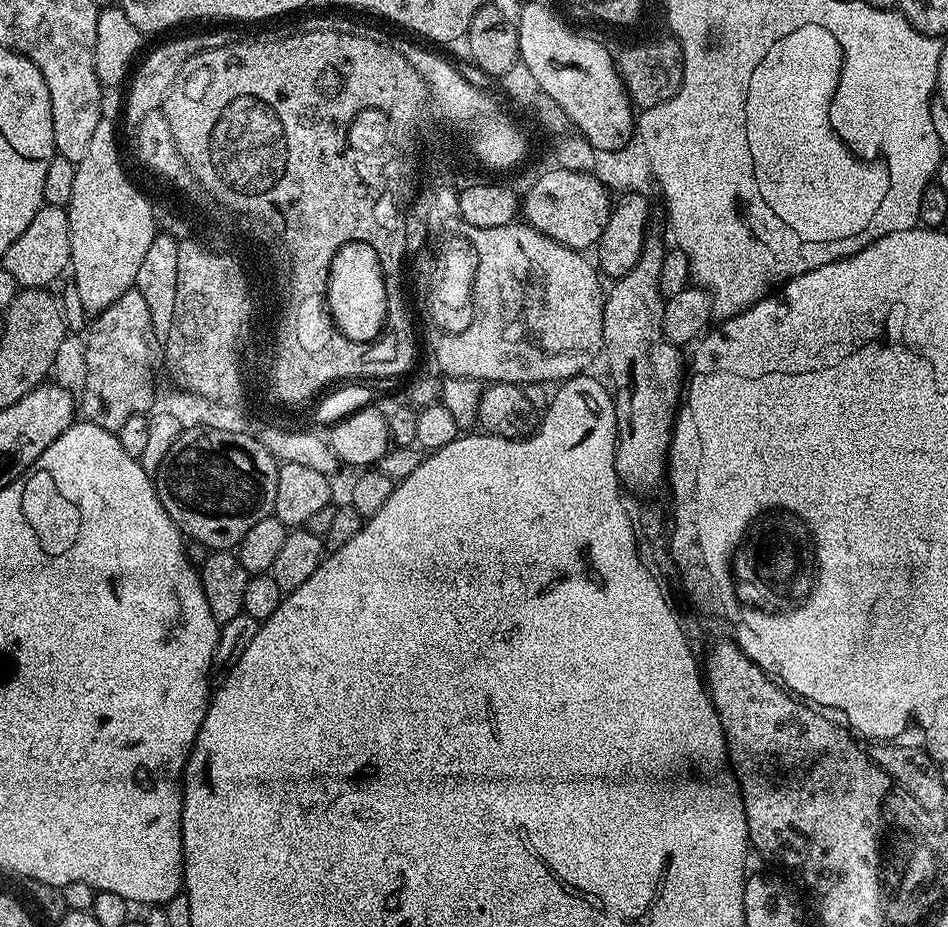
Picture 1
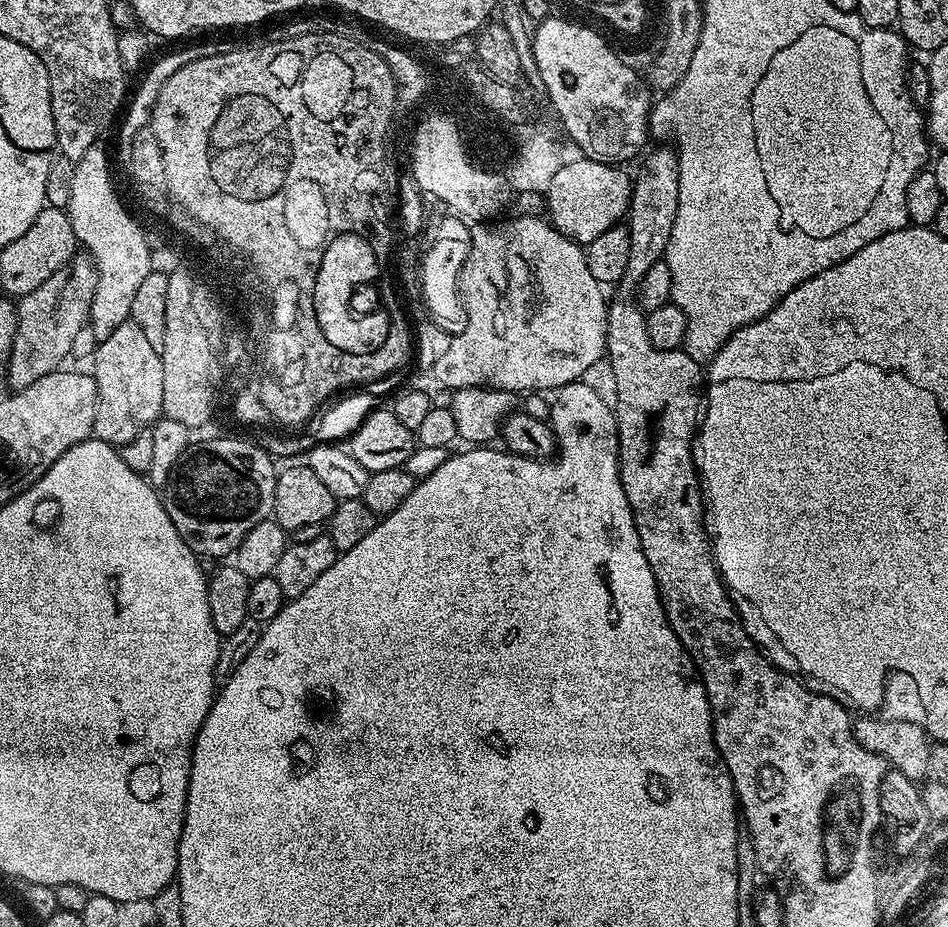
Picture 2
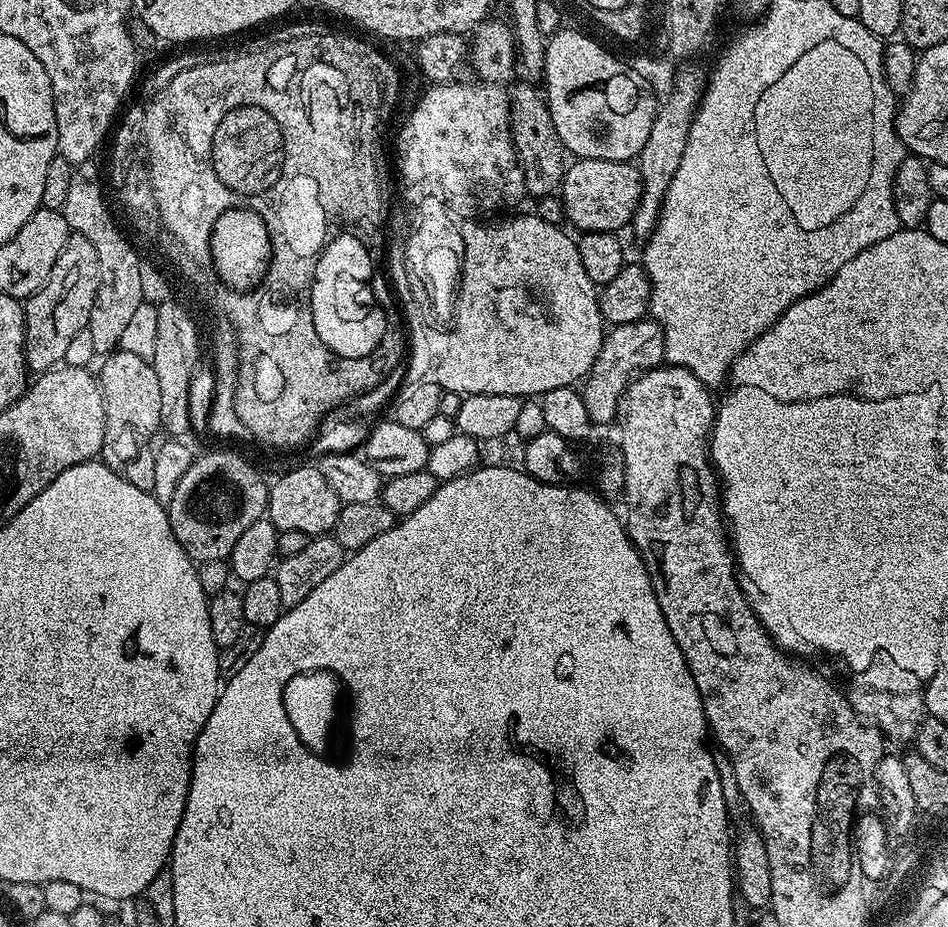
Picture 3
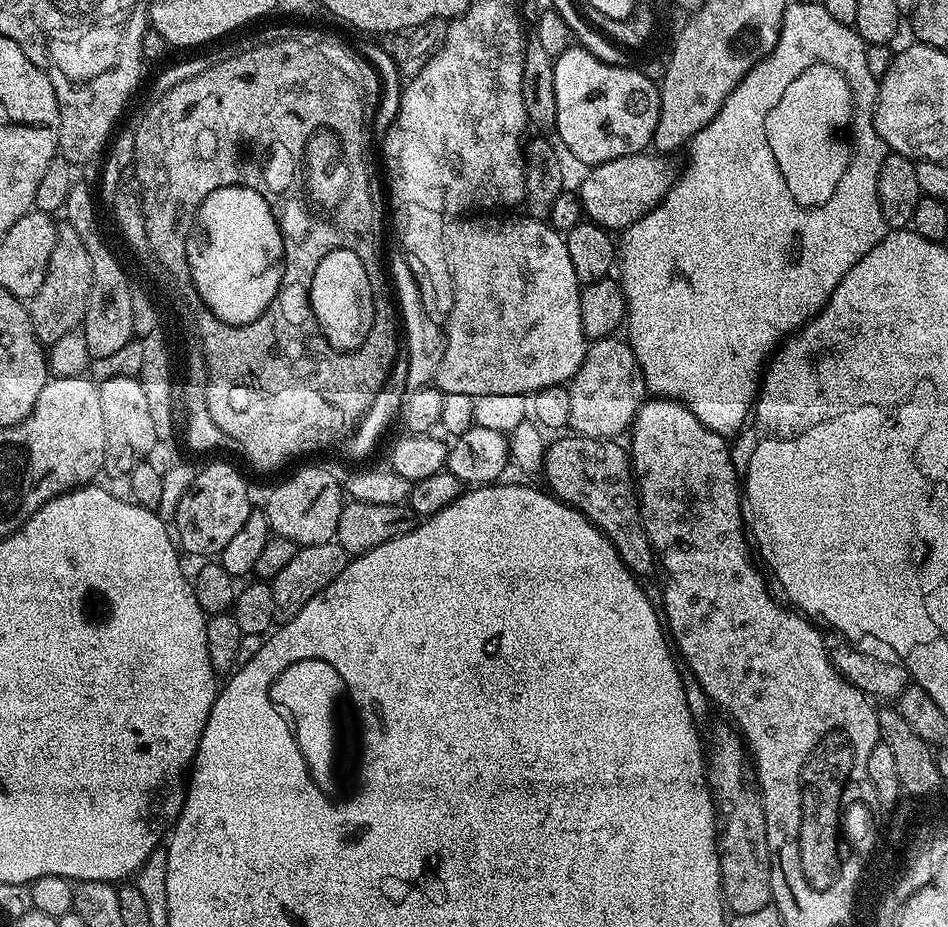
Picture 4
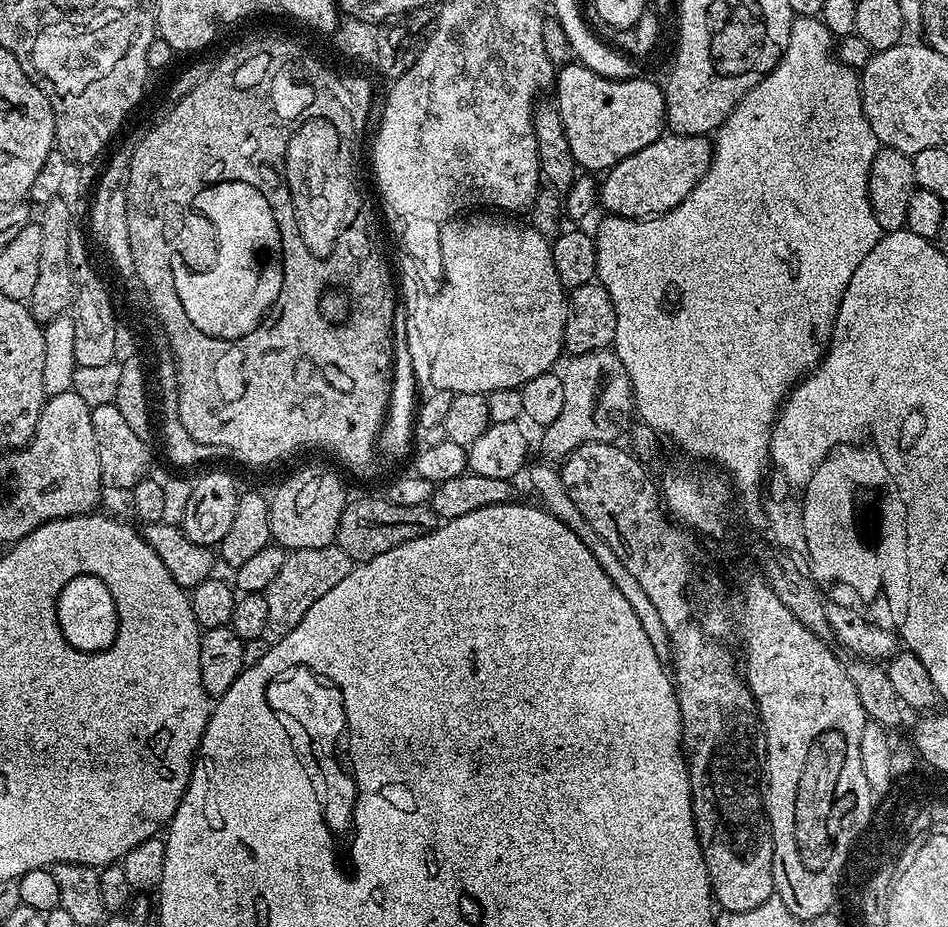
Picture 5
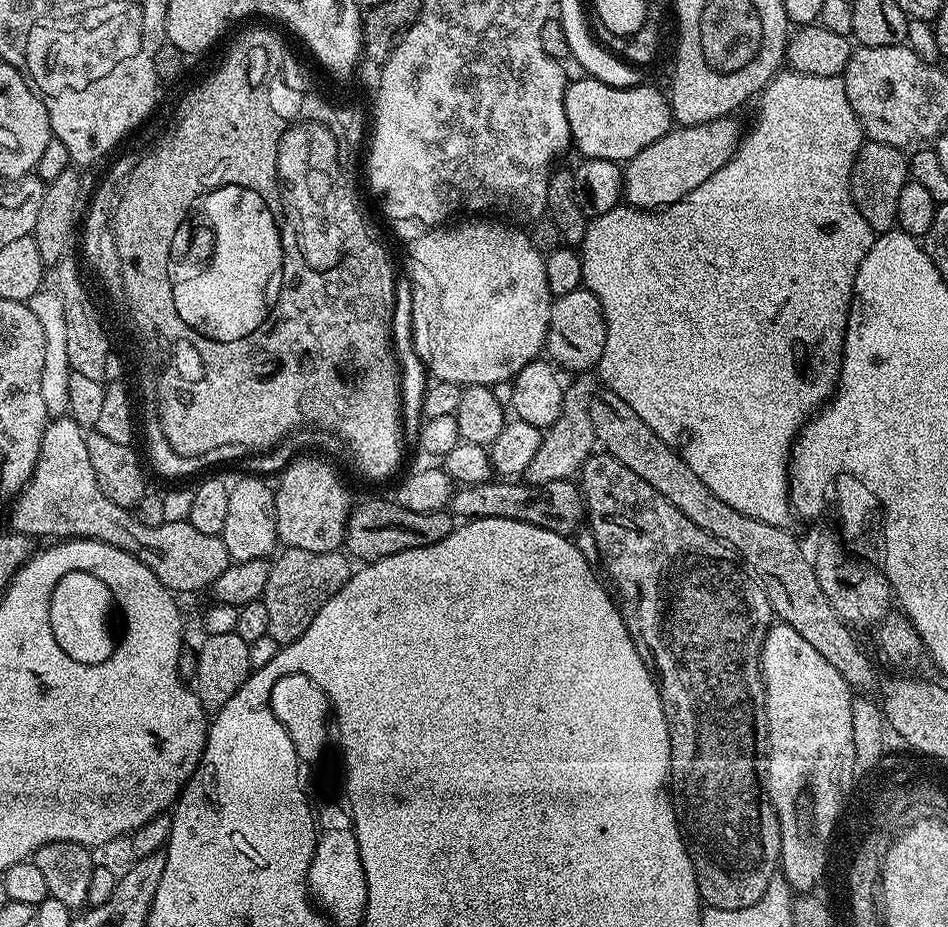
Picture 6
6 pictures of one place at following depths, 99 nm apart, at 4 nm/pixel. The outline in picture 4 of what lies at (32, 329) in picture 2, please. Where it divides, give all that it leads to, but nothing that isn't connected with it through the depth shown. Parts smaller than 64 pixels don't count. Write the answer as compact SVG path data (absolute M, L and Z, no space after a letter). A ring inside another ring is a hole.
M66 222L57 223L56 241L50 254L46 278L42 278L38 294L32 297L27 305L32 319L32 329L41 344L51 346L58 342L58 338L62 338L62 334L70 334L70 330L81 327L92 286L90 254L82 238L78 238L78 230L74 230L74 226Z

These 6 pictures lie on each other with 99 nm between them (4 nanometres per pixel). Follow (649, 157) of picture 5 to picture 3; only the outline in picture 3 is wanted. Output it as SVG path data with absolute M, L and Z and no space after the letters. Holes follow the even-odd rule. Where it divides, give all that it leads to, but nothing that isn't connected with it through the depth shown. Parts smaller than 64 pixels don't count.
M581 160L567 165L564 183L558 194L564 200L567 223L586 232L614 232L627 229L634 210L640 204L640 169L635 163L622 160Z

